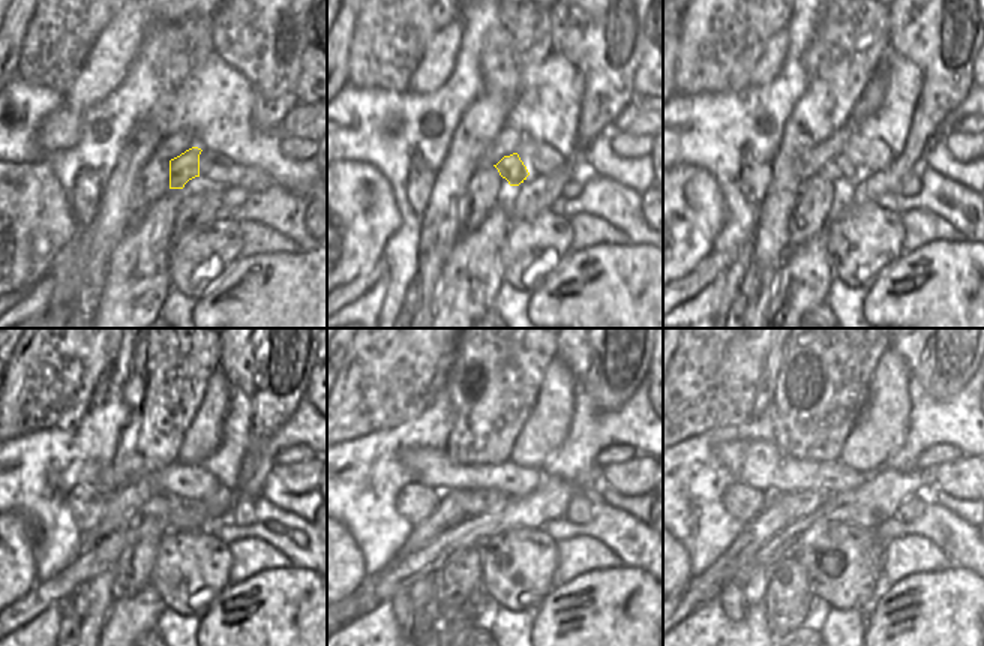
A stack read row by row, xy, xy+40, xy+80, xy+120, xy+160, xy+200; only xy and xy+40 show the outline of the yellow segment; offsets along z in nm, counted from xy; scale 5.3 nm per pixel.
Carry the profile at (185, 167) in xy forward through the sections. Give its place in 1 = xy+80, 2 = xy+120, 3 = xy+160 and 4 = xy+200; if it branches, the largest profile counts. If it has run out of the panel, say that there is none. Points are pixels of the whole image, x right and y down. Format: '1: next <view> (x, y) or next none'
1: next xy+80 (840, 168)
2: next xy+120 (159, 502)
3: next xy+160 (479, 501)
4: next xy+200 (800, 504)

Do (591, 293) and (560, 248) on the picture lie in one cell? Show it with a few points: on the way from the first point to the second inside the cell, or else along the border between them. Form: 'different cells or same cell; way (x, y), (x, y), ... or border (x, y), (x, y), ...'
different cells; border (572, 252), (543, 284)

